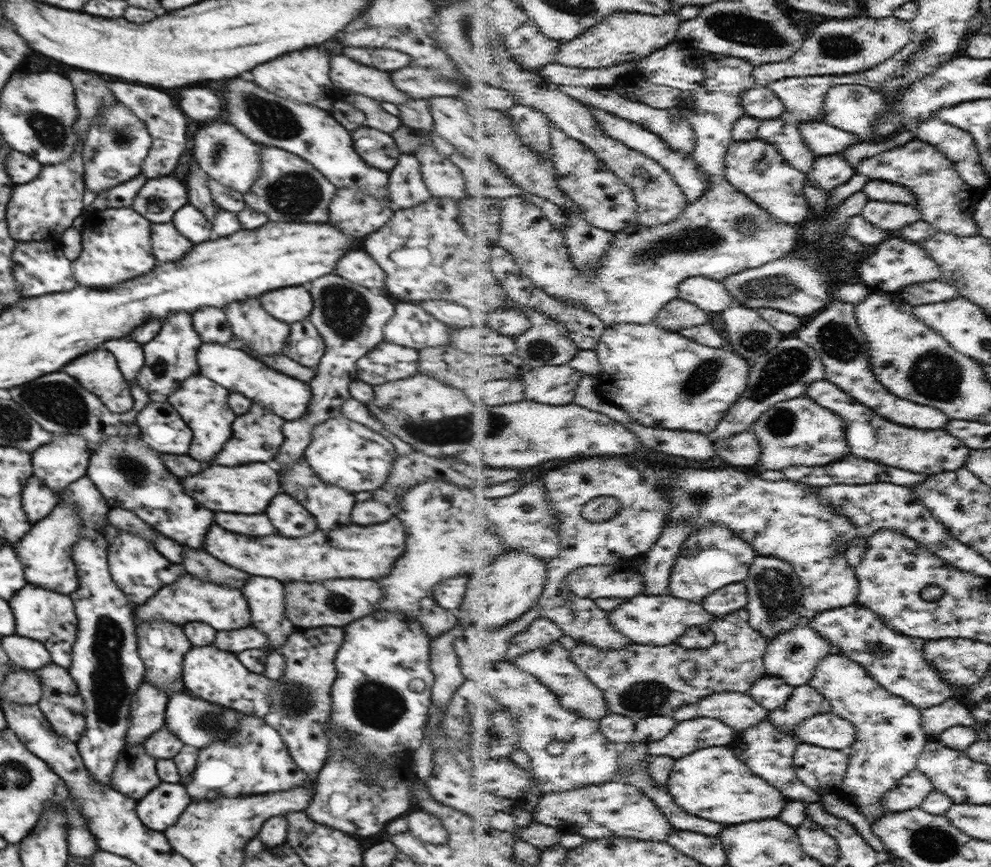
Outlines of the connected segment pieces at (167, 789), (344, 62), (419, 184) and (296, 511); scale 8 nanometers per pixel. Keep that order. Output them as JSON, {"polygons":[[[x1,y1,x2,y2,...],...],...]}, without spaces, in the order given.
{"polygons":[[[162,781,137,801,138,818,148,828,164,832,168,826,172,826,178,820,178,816,192,802,190,796,186,796,186,792,186,787,180,782,166,784]],[[334,56,330,60,330,80,338,90,349,90,354,94,358,92,374,100,396,105,410,101,410,96,402,94,400,90,394,90,388,72,364,66,346,56]],[[414,153,401,154,398,158,398,163,396,166,389,172,389,198,393,202,396,208,407,209,416,204,422,204,426,202,428,198,431,198,430,192,428,192,426,183,423,181,421,172,420,172,420,163]],[[288,494,274,496,274,500,270,500,270,504,266,508,266,514,268,514,270,522,274,524,274,528,278,530,278,534,290,536,290,538,306,536,306,534,314,532,318,526,314,516]]]}

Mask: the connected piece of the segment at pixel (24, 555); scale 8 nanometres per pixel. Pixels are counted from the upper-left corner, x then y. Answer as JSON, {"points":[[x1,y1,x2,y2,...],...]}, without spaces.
{"points":[[62,493,56,496,59,502,54,510,46,518,34,523,32,528,13,545,13,548,23,564,25,579,28,583,69,595,78,588,79,583,71,552,75,542,82,537,79,536,82,520,77,515,78,510,75,510,73,504,62,501]]}

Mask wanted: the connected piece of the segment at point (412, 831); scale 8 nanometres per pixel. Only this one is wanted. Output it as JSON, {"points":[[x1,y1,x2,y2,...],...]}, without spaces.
{"points":[[413,812,406,816,408,832,414,839,428,844,447,845,448,831,440,824,440,820,429,812]]}

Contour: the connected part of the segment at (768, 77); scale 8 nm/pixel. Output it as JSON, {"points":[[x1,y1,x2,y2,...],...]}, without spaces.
{"points":[[869,16,852,19,831,19,827,20,816,29,814,35,806,39,802,50,793,56,790,60,782,62,770,62,755,68,754,76,758,86,768,87,777,80,790,78,791,76,826,76,841,75,854,72,864,72,880,66,890,60,901,49,906,48,912,40,914,34,914,25,906,20,900,20,896,16,888,19,878,19]]}

